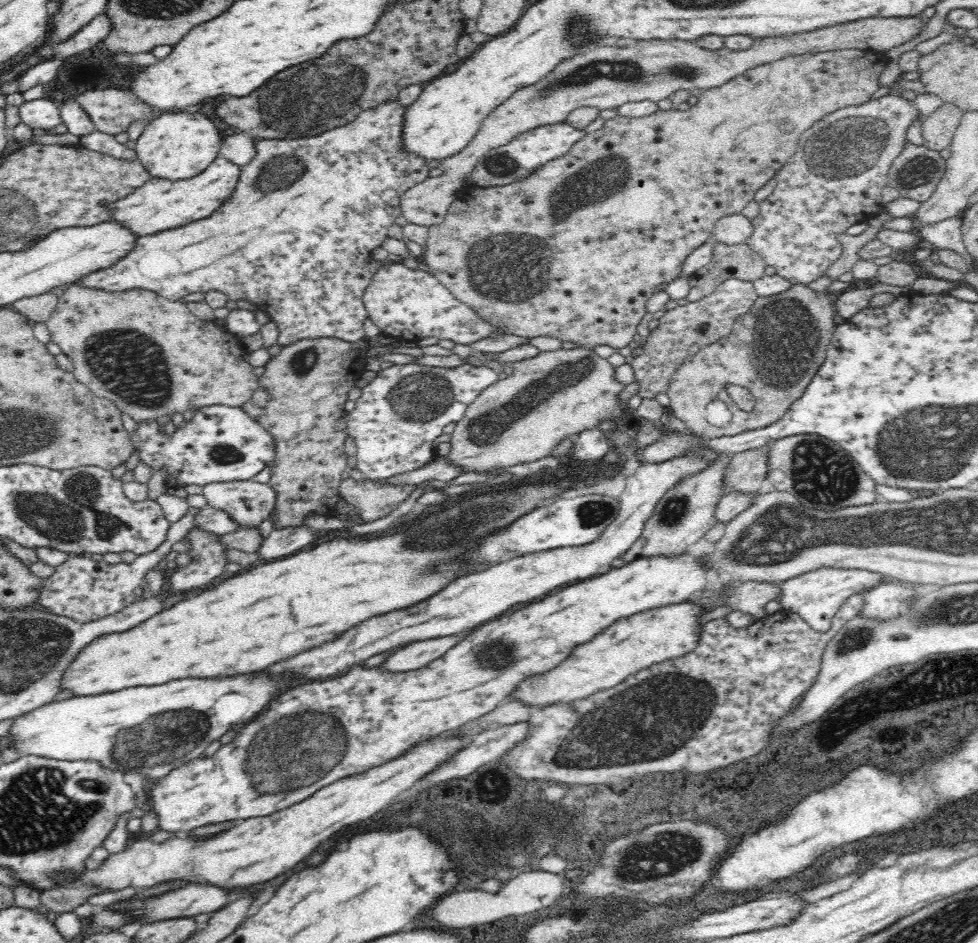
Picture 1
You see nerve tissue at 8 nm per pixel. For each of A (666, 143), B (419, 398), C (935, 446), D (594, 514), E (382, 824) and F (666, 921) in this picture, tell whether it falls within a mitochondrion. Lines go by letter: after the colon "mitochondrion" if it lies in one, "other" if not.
A: other
B: mitochondrion
C: mitochondrion
D: mitochondrion
E: other
F: other

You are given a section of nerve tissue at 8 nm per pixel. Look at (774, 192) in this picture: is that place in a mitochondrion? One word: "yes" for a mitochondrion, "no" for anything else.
no

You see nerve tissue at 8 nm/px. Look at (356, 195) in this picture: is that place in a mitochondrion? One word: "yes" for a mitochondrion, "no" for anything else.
no

